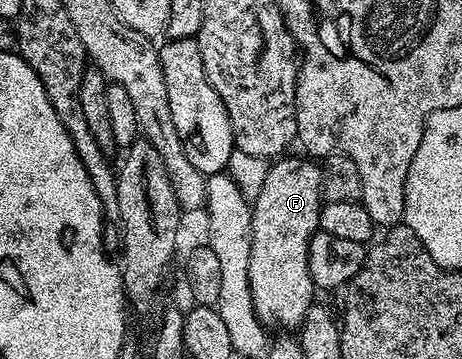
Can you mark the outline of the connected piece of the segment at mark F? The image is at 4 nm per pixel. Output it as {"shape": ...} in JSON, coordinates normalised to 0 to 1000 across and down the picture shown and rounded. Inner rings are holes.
{"shape":[[[669,437],[626,440],[602,440],[584,462],[578,504],[569,504],[569,526],[561,526],[561,549],[543,557],[543,749],[537,772],[552,872],[576,916],[649,914],[665,861],[682,844],[682,802],[669,766],[669,674],[695,618],[695,468]]]}

